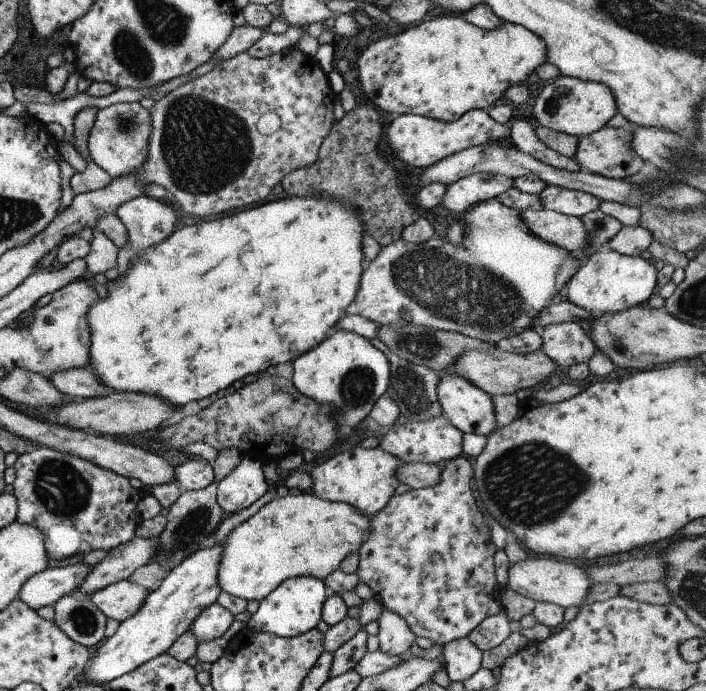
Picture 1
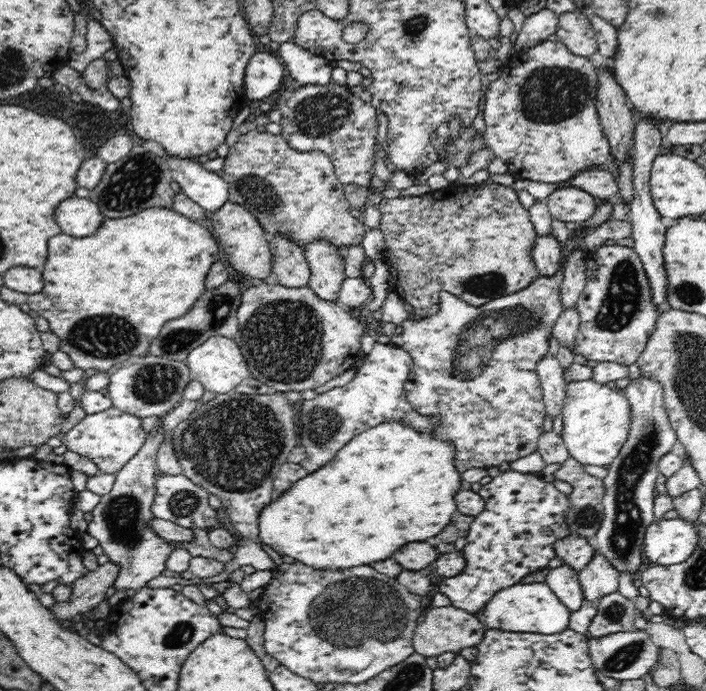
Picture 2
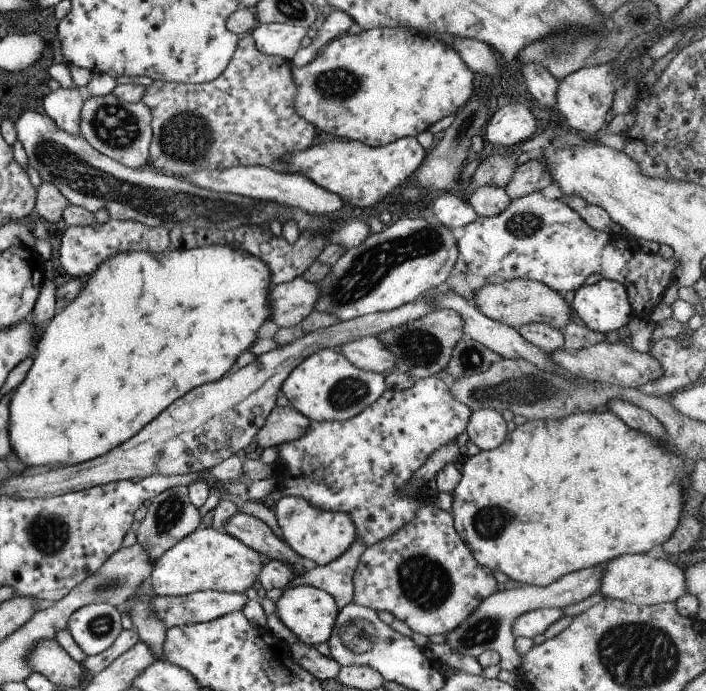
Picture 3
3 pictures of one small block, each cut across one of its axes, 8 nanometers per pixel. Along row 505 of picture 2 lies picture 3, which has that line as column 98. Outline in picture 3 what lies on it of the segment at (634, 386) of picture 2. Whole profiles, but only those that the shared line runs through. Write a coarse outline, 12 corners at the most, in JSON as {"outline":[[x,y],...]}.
{"outline":[[106,603],[72,613],[66,628],[86,656],[109,649],[122,632]]}

